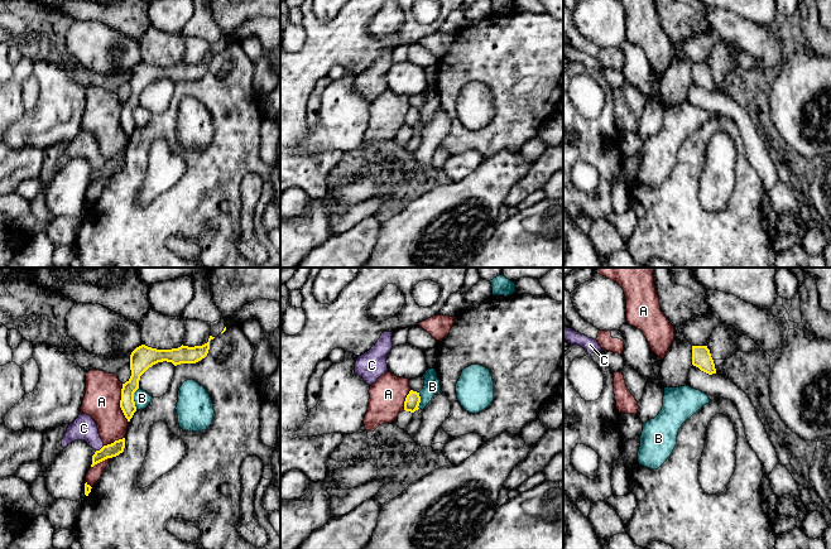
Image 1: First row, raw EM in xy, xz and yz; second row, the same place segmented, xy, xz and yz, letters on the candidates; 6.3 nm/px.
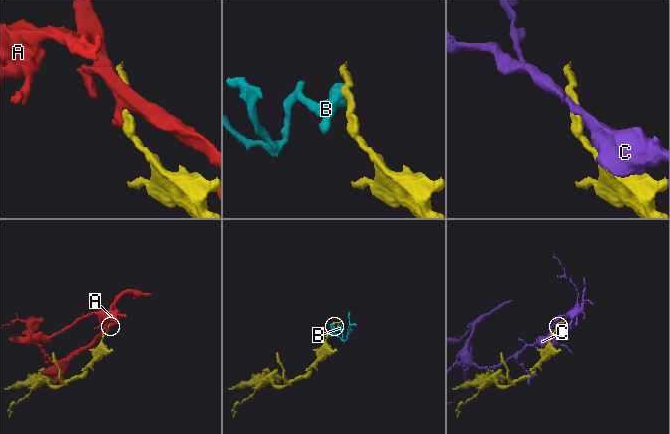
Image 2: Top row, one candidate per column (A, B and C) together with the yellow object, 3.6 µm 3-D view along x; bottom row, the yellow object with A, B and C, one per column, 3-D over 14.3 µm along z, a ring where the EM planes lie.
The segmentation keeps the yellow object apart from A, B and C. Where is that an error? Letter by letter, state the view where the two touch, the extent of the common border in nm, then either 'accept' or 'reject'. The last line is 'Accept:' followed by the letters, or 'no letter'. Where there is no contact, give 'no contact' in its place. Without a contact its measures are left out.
A: contact in xy; length 260 nm; reject
B: contact in xy; length 150 nm; reject
C: contact in xy; length 70 nm; reject
Accept: no letter

